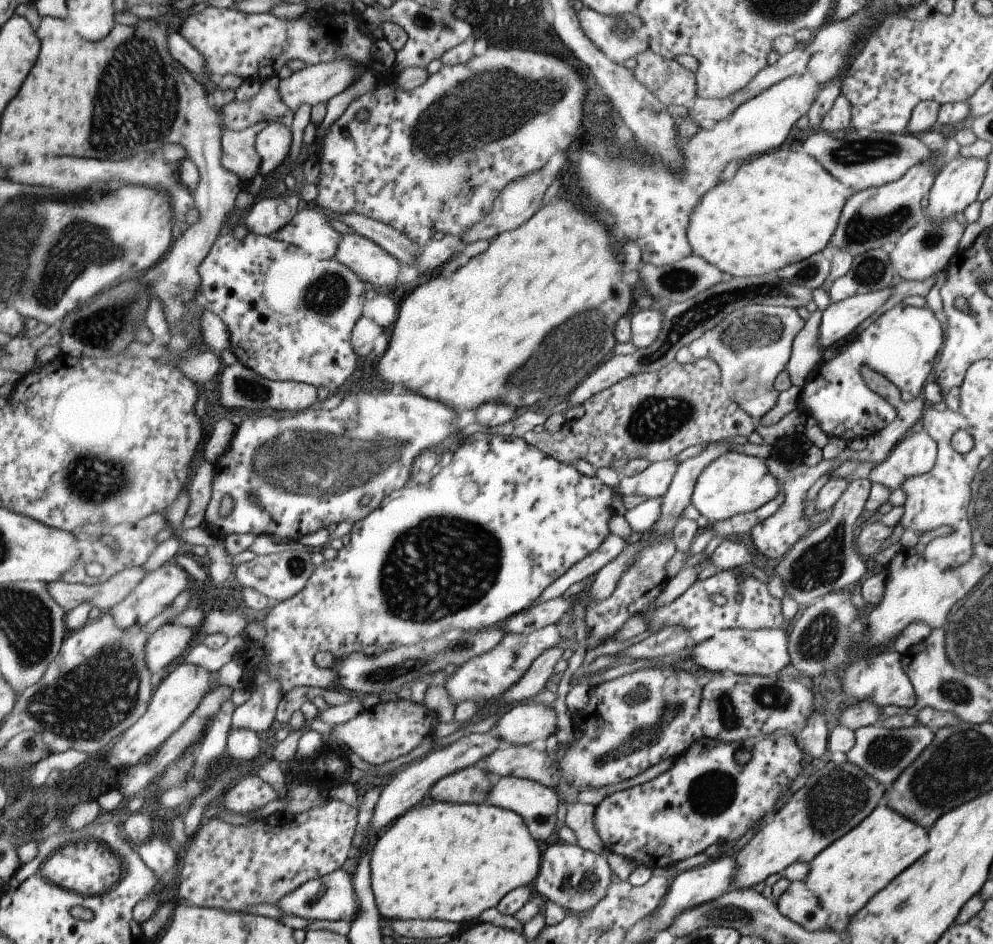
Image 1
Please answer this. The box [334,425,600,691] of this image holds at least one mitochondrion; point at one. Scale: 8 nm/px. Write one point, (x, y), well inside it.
(455, 587)

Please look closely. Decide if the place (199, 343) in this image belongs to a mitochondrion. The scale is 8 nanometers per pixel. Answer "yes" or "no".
no

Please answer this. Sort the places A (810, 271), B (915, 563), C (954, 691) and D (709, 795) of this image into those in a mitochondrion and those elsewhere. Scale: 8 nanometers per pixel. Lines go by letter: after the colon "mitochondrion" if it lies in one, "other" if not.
A: mitochondrion
B: other
C: mitochondrion
D: mitochondrion

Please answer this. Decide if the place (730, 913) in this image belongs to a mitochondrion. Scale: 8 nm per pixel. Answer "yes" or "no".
yes

